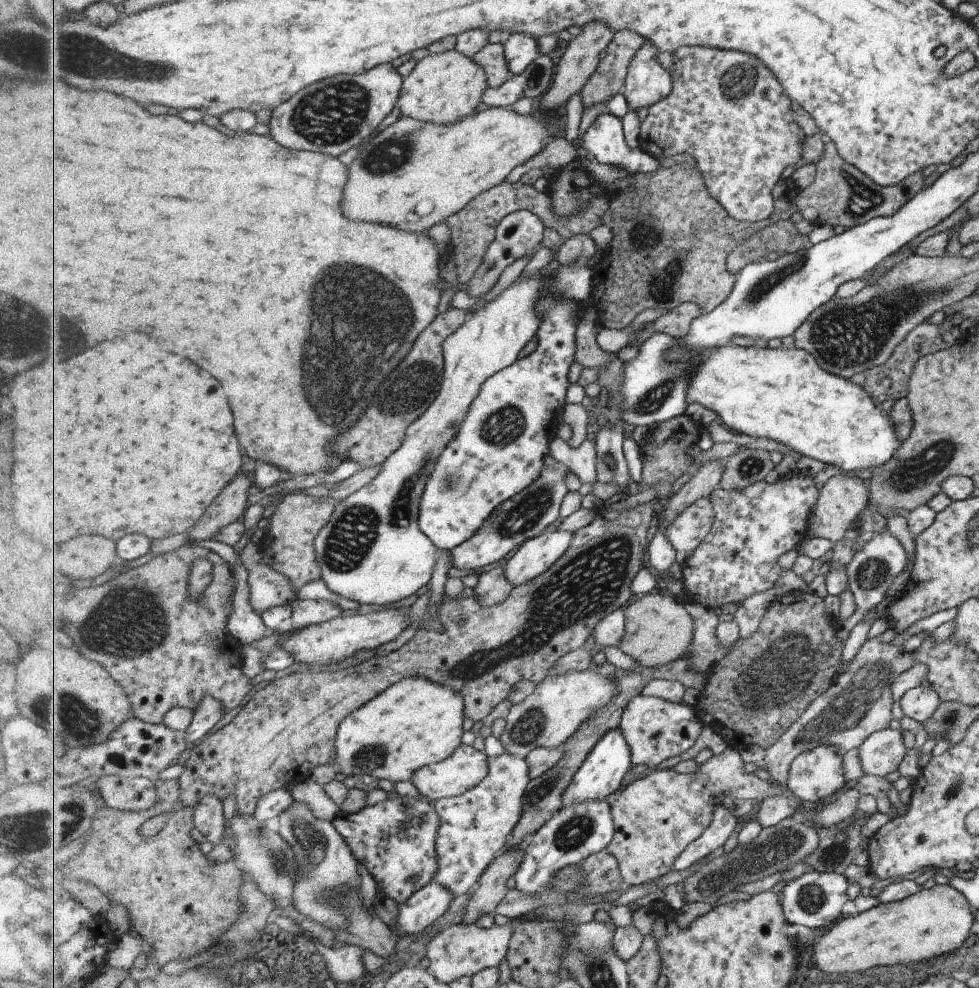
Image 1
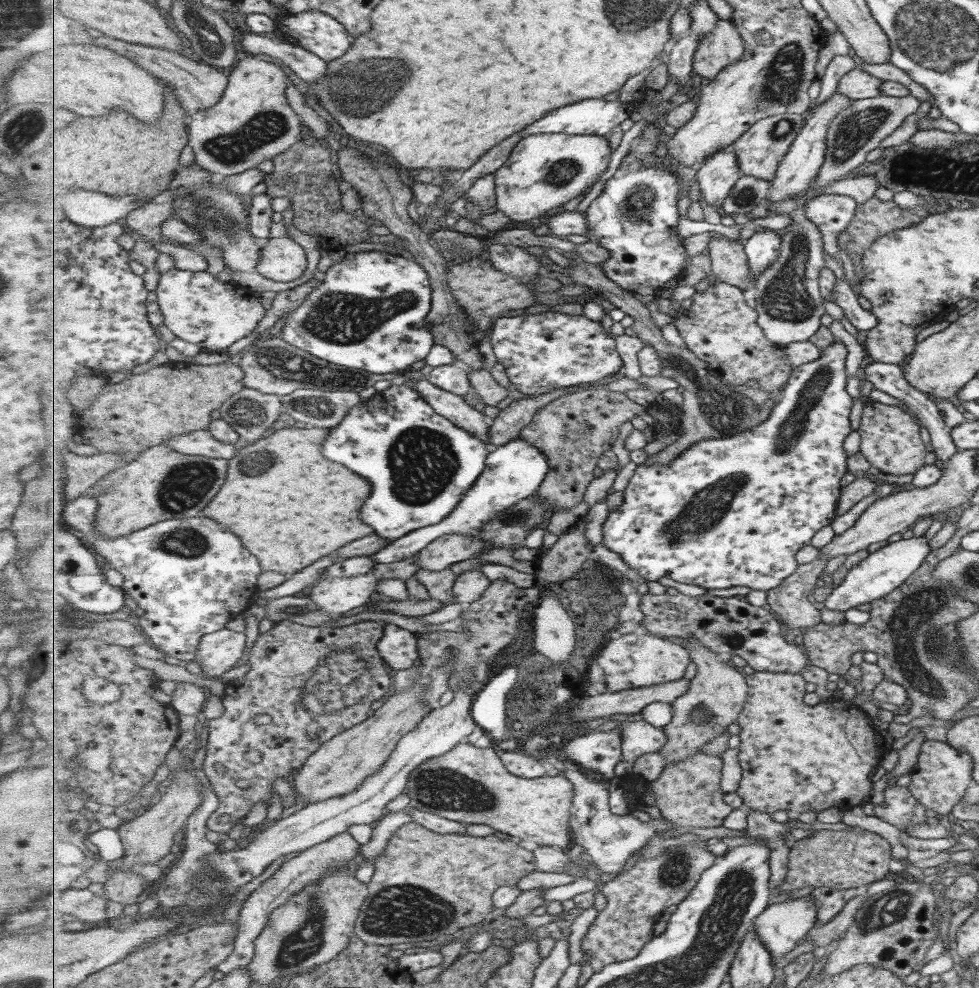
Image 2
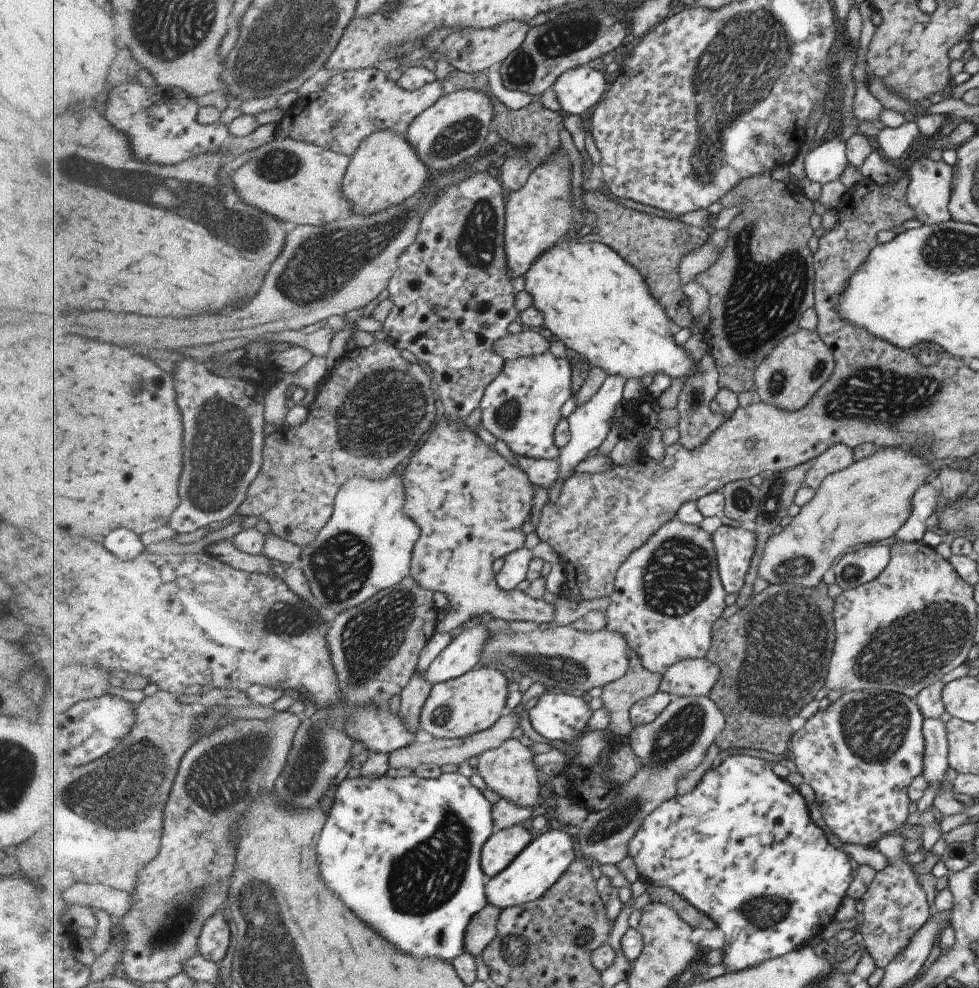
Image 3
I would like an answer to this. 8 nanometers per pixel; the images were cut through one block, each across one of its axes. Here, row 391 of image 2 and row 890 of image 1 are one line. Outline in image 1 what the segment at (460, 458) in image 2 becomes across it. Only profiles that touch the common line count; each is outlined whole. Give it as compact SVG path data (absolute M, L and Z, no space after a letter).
M397 796L397 798L383 800L374 805L365 805L357 813L345 813L339 810L339 815L333 824L339 836L343 836L349 850L353 850L357 862L369 872L373 878L377 891L395 901L398 906L405 904L415 892L427 886L437 876L439 870L439 856L436 850L441 818L435 810L435 803L430 804L426 798L412 798L411 796Z

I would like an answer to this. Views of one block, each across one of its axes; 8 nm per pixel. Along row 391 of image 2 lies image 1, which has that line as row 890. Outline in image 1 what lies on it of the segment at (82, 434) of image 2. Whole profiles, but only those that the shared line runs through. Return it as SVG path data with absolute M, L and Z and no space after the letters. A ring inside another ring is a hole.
M156 780L157 802L147 810L119 810L105 804L97 810L97 816L91 824L91 829L85 834L83 846L78 848L78 855L73 855L74 861L65 869L67 877L78 876L79 882L94 884L109 896L112 906L121 906L127 910L131 932L143 938L152 948L147 954L148 964L164 966L173 960L182 960L193 954L198 954L211 946L215 946L221 936L239 922L241 918L241 886L243 886L242 869L235 859L221 864L213 864L199 843L193 840L191 830L196 828L195 811L192 806L183 806L177 801L183 794L183 780ZM171 812L171 820L155 835L143 836L141 826L157 814Z

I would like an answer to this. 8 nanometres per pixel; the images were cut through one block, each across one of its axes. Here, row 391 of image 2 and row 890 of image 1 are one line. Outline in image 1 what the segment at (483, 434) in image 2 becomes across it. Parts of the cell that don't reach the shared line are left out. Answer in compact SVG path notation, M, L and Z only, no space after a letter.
M431 881L415 892L405 904L398 906L398 916L393 932L398 939L402 936L413 936L427 930L437 918L449 910L453 894L439 882Z

